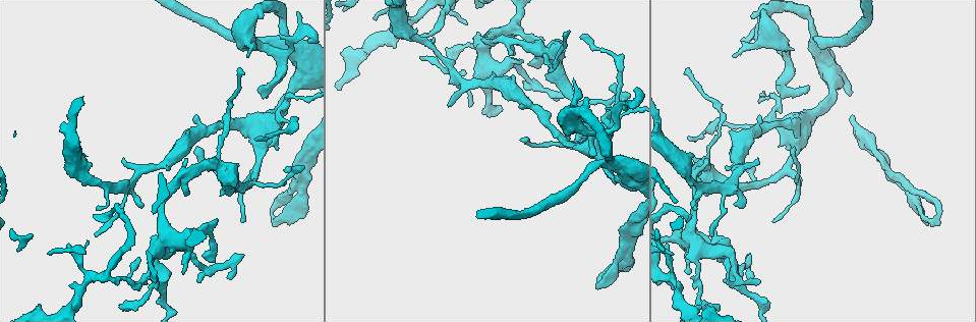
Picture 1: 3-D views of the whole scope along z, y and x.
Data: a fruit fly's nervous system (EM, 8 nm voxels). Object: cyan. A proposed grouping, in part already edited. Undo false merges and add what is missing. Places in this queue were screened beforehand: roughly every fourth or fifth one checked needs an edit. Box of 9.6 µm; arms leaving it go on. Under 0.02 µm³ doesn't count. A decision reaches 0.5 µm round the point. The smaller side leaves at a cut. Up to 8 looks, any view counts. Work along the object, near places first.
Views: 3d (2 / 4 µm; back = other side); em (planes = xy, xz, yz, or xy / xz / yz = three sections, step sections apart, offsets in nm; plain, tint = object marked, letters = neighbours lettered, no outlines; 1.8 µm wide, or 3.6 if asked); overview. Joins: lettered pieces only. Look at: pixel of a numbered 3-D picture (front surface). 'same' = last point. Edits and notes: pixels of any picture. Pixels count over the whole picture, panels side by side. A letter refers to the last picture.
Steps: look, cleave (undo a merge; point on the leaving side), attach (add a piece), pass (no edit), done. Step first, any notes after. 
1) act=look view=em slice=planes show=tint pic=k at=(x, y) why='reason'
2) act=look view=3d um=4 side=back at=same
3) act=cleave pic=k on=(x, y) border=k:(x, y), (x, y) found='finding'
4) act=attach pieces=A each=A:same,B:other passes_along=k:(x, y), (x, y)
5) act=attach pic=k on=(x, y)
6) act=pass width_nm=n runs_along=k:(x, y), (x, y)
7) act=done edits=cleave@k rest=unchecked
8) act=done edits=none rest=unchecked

act=look view=em slice=planes show=plain pic=1 at=(684, 74) why='end of a long branch'

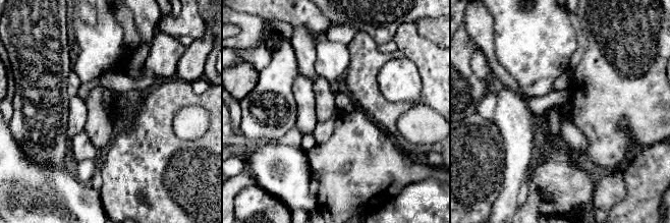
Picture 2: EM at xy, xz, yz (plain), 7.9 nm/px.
act=look view=em slice=planes show=letters at=same why='what lies round it'

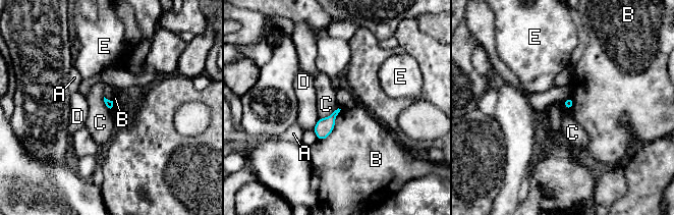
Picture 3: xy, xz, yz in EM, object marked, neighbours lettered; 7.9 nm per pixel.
act=pass each=A:other,B:other,C:other,D:other,E:other found='no lettered piece goes on from it'

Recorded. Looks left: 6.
act=look view=em slice=planes show=letters pic=1 at=(148, 269) why='thick turns thin'

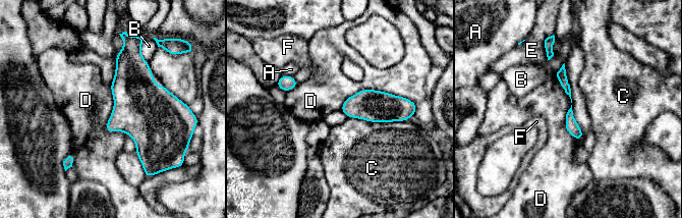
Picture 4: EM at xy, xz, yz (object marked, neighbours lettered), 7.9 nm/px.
act=pass longest_contact=D:550nm each=A:other,B:other,C:other,D:other,E:other,F:other border=4:(410, 100), (359, 90), (339, 109) found='one neuron here'

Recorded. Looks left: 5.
act=look view=em slice=xy step=16 show=tint pic=1 at=(692, 215) why='free end'

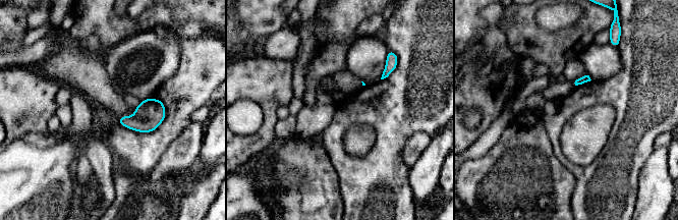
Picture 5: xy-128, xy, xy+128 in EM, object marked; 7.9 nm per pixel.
act=look view=em slice=planes show=letters at=same why='cut it another way'

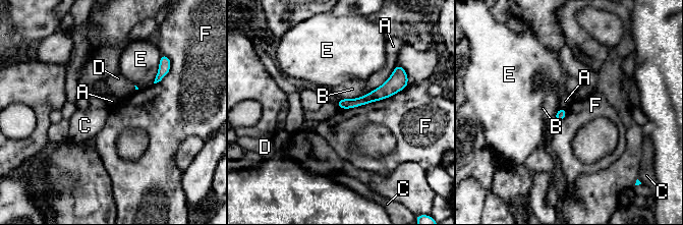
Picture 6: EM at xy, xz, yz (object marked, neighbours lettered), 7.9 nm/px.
act=pass width_nm=80 each=A:other,B:other,C:other,D:other,E:other,F:other runs_along=6:(397, 88), (358, 102), (339, 103) found='no lettered piece goes on from it'

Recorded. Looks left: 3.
act=done edits=none rest=unchecked

